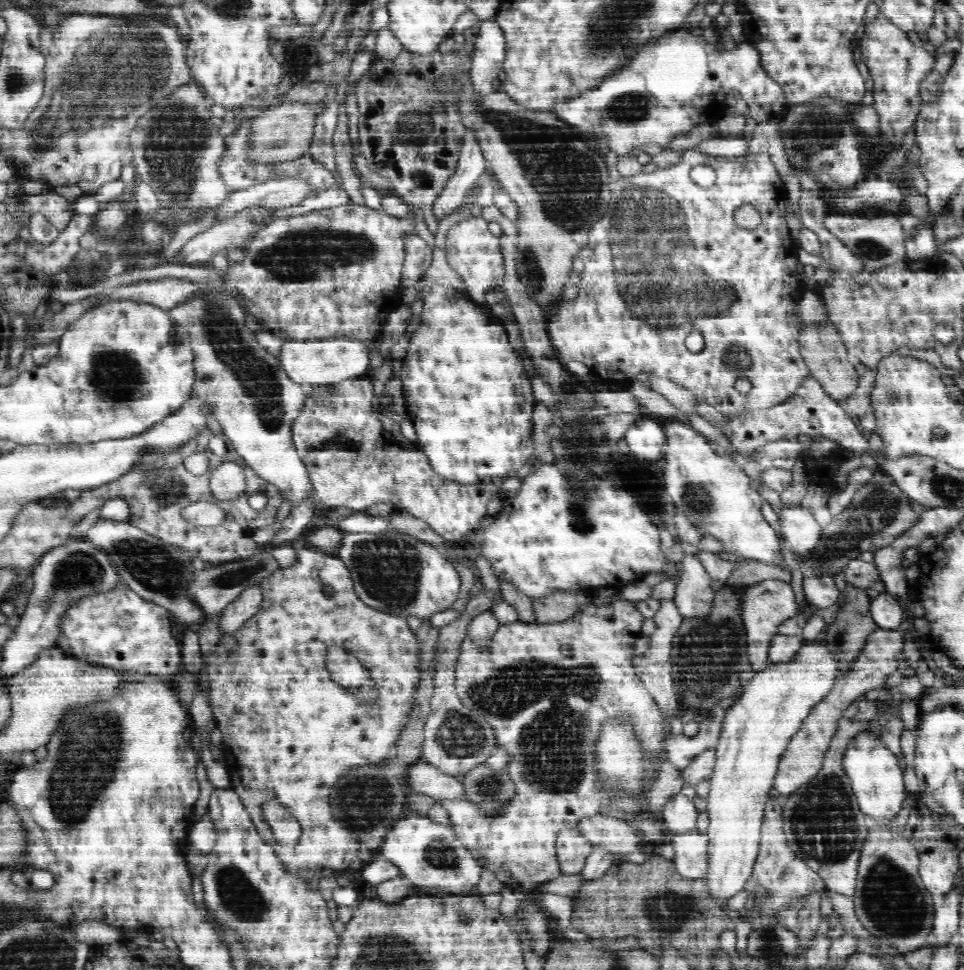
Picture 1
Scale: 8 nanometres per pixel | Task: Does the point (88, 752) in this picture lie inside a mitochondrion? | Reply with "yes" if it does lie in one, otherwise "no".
yes

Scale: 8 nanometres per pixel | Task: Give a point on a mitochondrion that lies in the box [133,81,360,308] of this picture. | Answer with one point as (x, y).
(175, 136)

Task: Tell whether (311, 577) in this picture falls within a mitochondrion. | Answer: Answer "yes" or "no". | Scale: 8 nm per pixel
no

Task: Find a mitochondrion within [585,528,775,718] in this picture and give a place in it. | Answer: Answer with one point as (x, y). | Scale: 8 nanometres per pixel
(708, 652)

